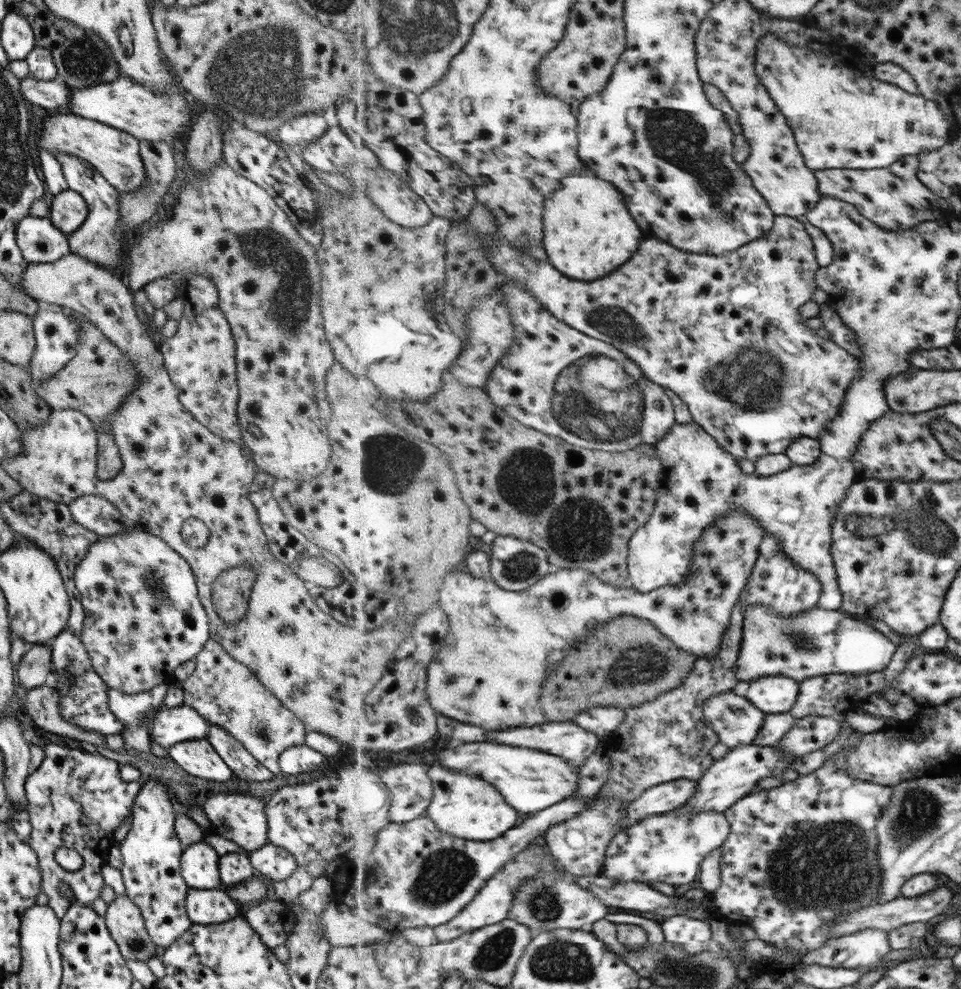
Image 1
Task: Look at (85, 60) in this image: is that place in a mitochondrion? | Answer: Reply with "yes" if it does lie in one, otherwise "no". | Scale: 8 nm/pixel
yes

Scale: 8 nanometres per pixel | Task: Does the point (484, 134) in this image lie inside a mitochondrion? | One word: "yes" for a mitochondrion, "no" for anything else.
no

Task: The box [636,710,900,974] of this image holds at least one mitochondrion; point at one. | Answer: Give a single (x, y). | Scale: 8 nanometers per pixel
(831, 867)

